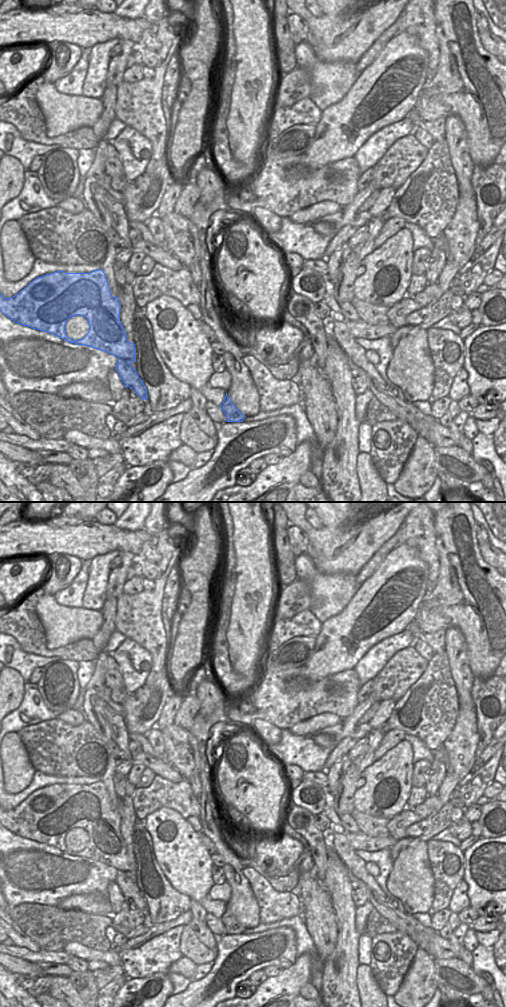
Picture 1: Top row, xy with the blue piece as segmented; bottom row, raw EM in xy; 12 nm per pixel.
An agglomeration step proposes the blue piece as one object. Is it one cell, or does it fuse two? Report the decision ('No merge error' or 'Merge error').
Merge error

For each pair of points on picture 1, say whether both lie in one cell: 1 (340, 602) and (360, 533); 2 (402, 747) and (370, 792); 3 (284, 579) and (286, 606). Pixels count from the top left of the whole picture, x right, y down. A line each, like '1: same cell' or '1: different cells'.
1: different cells
2: same cell
3: different cells

